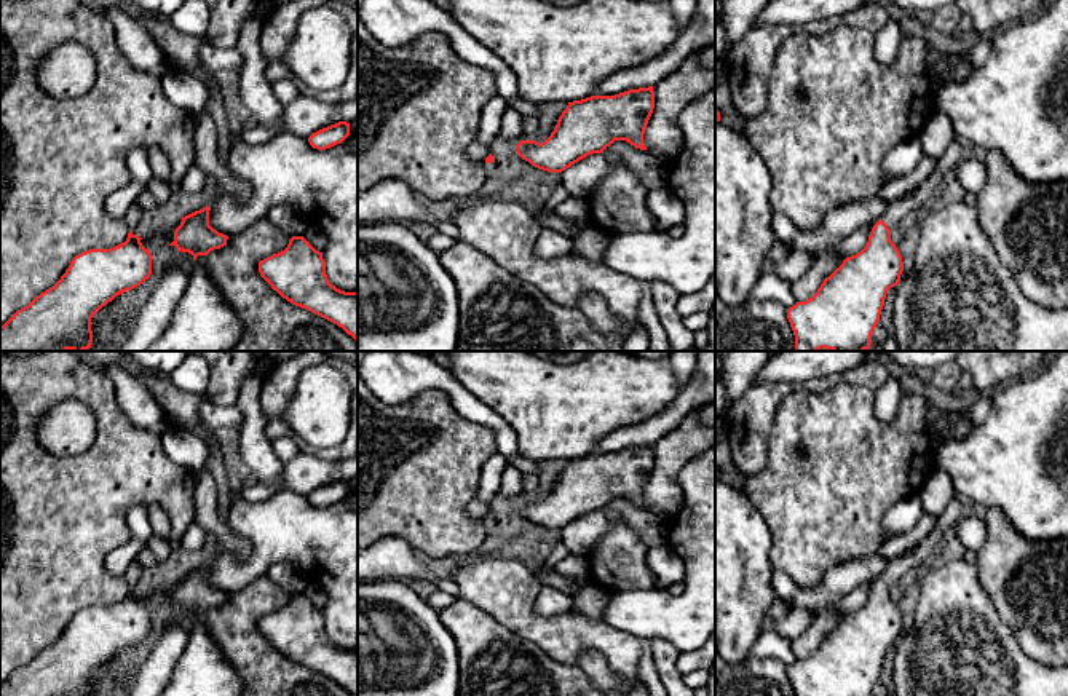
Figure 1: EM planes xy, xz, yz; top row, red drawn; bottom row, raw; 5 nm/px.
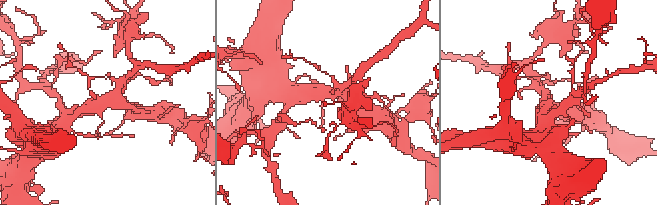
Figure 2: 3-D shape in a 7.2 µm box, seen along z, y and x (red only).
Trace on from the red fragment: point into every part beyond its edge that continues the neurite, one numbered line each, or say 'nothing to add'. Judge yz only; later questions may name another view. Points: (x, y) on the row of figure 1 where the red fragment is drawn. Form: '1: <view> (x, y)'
1: yz (953, 155)

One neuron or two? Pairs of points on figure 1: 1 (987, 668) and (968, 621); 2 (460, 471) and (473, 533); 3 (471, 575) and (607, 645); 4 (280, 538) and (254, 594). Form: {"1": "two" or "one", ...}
{"1": "one", "2": "one", "3": "one", "4": "two"}

